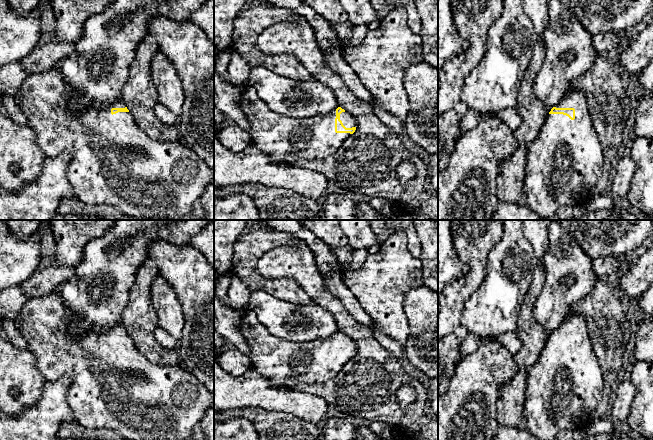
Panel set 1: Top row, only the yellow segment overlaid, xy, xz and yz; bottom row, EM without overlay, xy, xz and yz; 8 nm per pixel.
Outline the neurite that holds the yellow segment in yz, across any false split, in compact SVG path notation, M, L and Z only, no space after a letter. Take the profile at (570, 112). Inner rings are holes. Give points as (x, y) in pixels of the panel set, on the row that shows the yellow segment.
M570 90L551 109L538 135L527 145L523 192L527 206L540 218L555 215L561 207L585 202L602 174L604 153L587 106L585 94Z

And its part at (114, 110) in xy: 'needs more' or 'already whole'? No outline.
needs more

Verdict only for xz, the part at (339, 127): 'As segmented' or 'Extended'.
Extended

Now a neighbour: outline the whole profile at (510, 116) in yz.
M507 108L496 113L489 113L487 115L483 115L483 118L491 117L493 115L502 120L512 131L517 129L517 127L522 123L522 117L515 108Z

